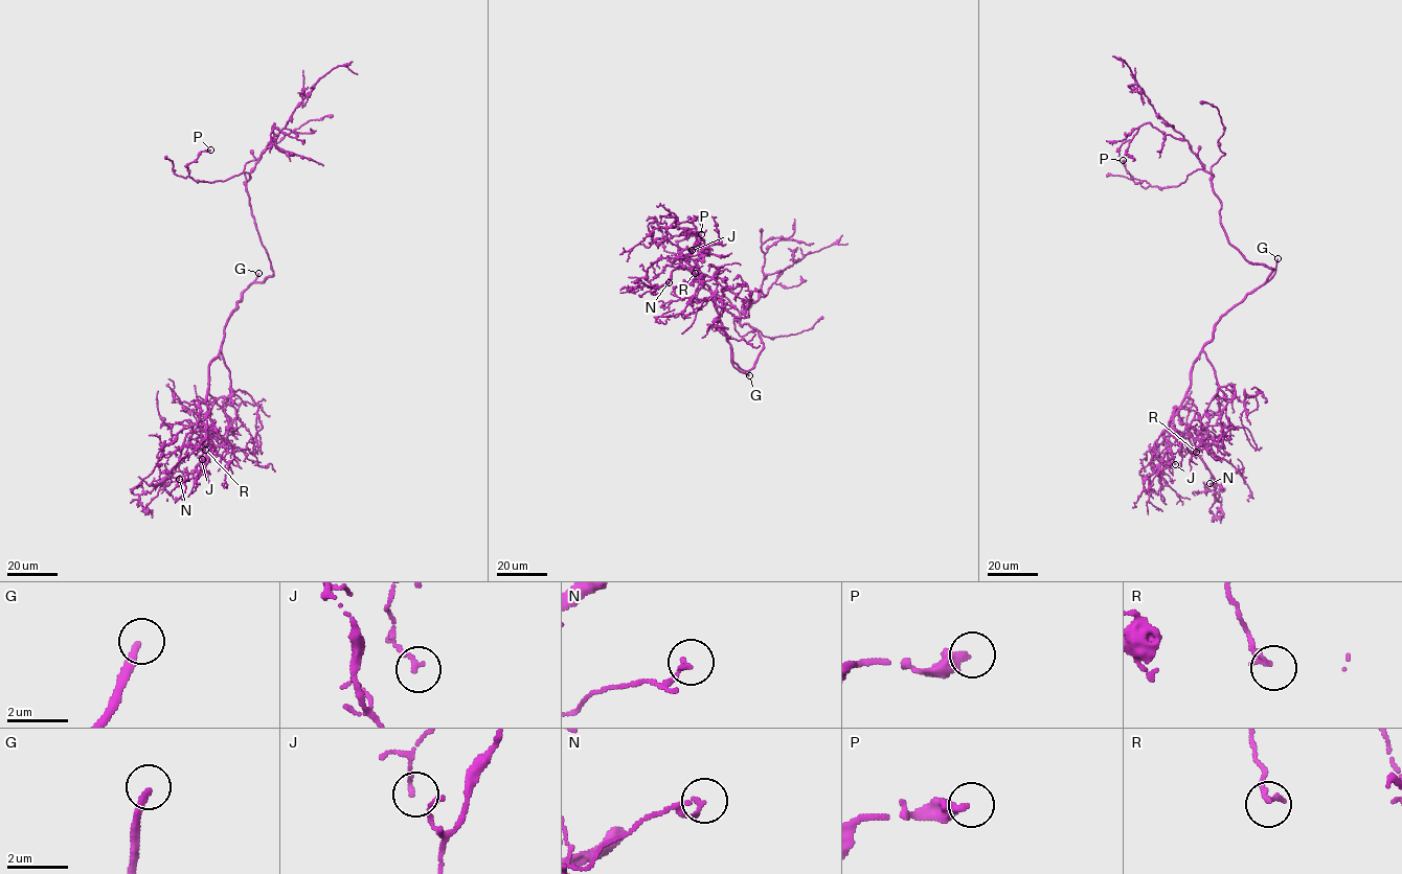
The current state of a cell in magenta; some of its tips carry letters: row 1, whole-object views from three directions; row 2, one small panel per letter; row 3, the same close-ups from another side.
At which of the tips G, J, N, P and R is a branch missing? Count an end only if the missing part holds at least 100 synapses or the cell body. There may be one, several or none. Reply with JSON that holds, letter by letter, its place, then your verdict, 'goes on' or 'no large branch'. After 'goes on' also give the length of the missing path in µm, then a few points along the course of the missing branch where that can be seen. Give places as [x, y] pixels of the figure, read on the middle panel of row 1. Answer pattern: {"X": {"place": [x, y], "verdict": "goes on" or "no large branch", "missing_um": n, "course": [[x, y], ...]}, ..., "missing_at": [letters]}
{"G": {"place": [749, 375], "verdict": "goes on", "missing_um": 45, "course": [[749, 375], [750, 392], [745, 412], [749, 416], [754, 416], [751, 410], [759, 400], [759, 407], [762, 409]]}, "J": {"place": [692, 250], "verdict": "no large branch"}, "N": {"place": [669, 282], "verdict": "no large branch"}, "P": {"place": [701, 234], "verdict": "no large branch"}, "R": {"place": [695, 273], "verdict": "no large branch"}, "missing_at": ["G"]}

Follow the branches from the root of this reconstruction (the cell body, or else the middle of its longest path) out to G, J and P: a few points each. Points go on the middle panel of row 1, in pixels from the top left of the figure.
G: (741, 368), (732, 363), (749, 375)
J: (741, 368), (732, 361), (711, 291), (699, 277), (696, 262), (699, 253), (696, 243), (692, 250)
P: (741, 368), (753, 366), (762, 339), (740, 325), (726, 297), (682, 266), (677, 243), (701, 234)

